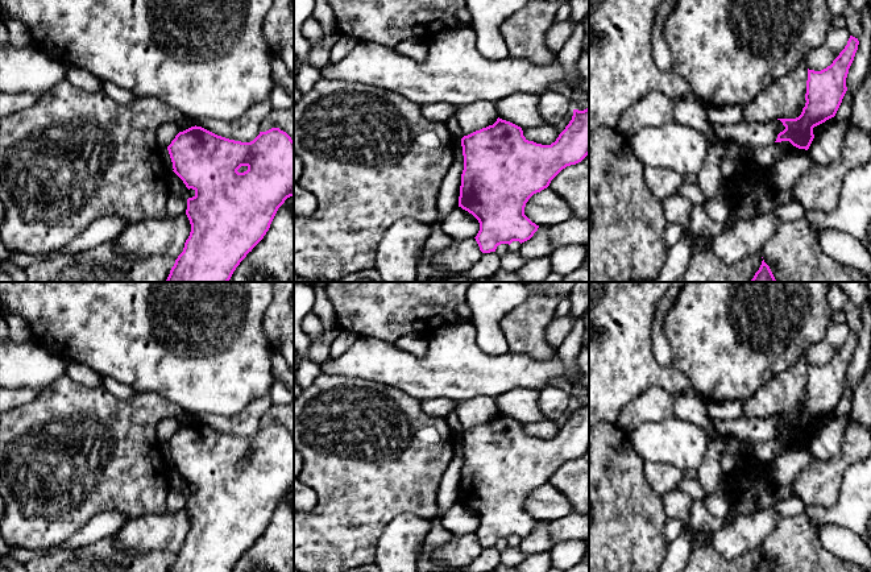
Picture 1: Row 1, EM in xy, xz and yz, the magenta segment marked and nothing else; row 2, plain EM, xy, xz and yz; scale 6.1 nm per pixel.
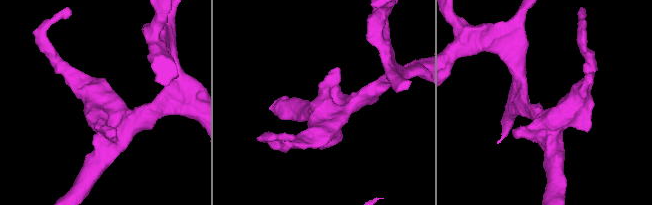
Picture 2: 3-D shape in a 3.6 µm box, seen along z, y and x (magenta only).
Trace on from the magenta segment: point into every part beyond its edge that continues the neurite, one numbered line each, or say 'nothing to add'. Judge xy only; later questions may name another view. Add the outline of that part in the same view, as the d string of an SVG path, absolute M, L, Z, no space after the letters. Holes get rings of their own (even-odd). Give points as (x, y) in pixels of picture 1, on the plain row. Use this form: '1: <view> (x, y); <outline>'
nothing to add

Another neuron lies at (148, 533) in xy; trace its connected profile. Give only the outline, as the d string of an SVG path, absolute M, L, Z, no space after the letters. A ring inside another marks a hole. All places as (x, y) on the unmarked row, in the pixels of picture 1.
M183 509L177 513L129 518L111 539L117 550L129 555L157 550L177 555L190 527L190 515Z

